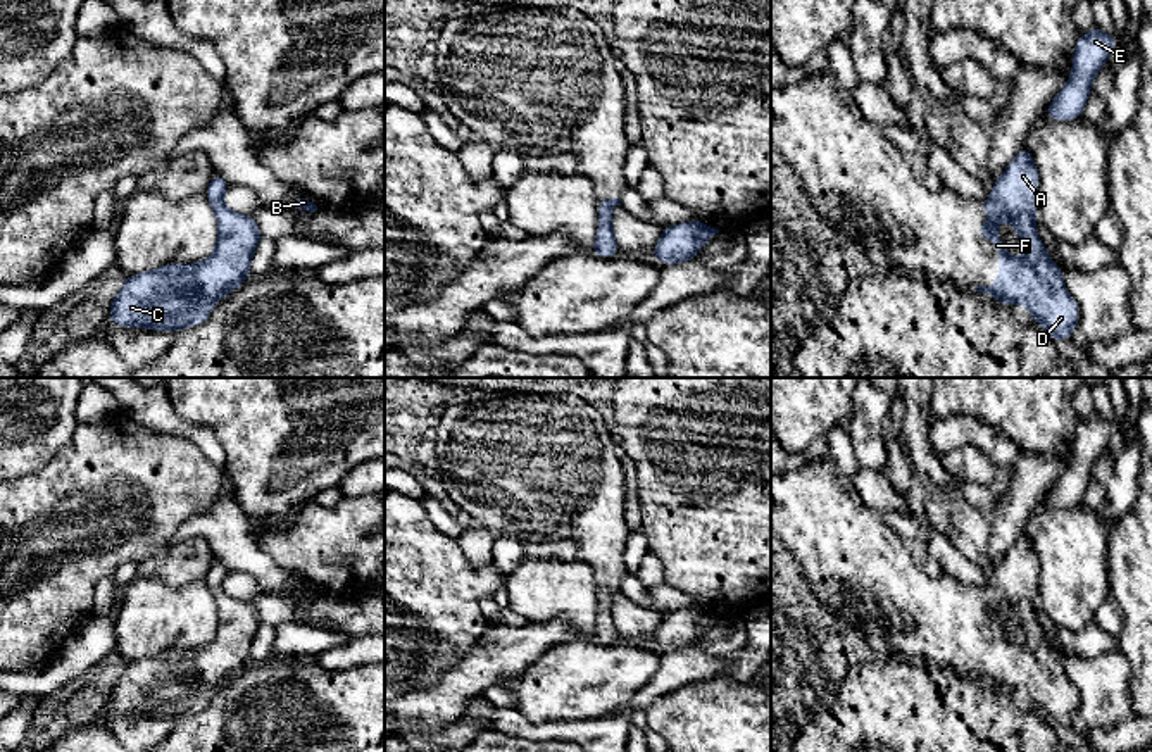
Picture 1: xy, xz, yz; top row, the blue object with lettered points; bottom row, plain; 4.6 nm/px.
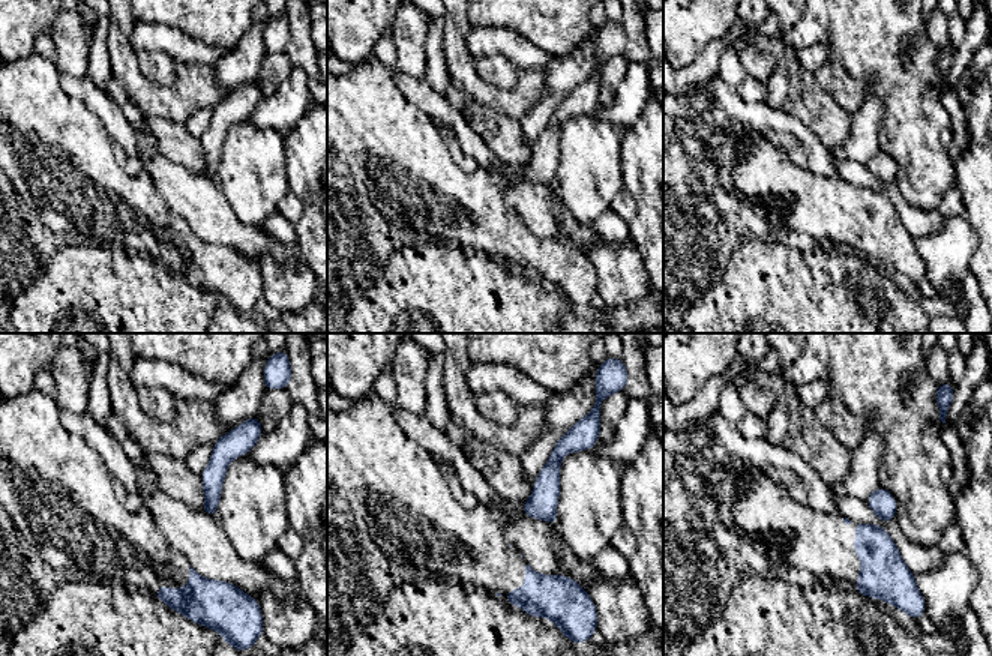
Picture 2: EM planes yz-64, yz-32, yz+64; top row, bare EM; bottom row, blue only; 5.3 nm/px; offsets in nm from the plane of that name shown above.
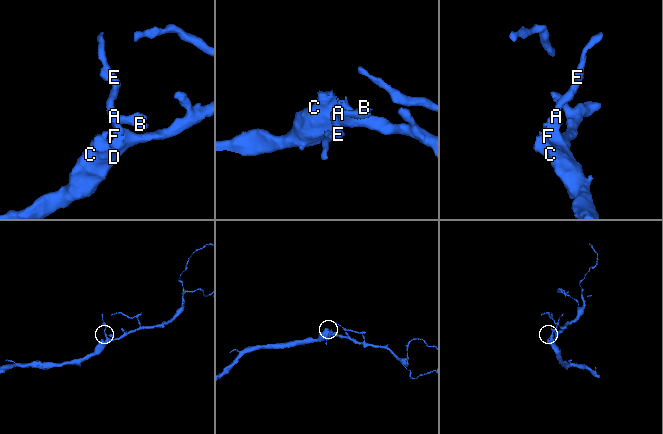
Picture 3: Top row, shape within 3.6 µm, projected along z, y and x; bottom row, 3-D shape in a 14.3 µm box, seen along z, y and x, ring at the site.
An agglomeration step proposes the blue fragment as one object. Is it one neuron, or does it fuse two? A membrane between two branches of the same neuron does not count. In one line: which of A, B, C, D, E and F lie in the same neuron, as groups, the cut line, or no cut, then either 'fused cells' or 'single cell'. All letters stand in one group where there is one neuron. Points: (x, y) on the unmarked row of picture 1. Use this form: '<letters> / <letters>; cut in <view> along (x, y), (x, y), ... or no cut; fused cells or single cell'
A B C D E F; no cut; single cell

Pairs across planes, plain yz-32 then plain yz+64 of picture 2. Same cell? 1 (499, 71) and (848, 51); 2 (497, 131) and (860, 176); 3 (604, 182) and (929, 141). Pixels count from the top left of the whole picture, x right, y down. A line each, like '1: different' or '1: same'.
1: different
2: different
3: same

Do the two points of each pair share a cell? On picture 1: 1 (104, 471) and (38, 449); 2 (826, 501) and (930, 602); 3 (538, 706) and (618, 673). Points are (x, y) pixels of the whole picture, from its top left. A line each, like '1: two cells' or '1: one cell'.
1: two cells
2: one cell
3: one cell

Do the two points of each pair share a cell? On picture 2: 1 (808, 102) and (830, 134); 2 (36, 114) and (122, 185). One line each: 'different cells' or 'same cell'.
1: same cell
2: same cell

